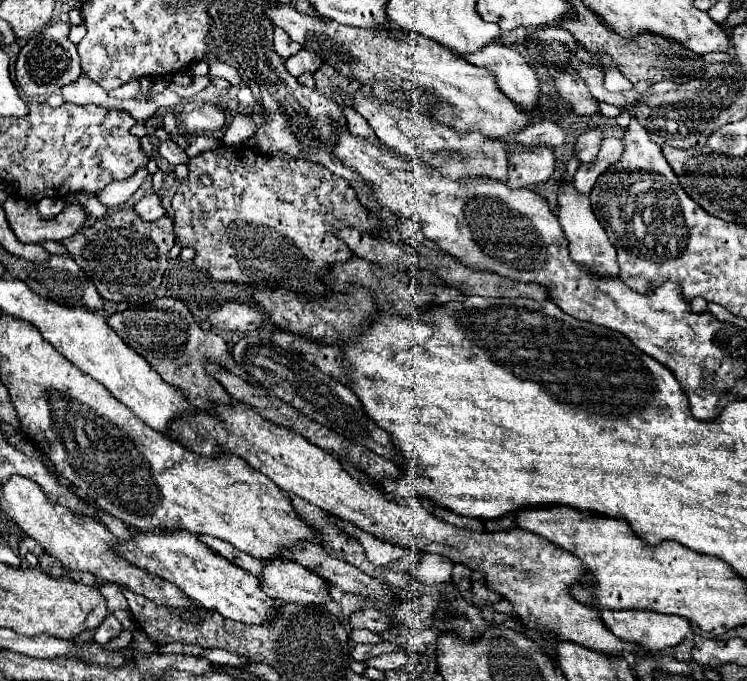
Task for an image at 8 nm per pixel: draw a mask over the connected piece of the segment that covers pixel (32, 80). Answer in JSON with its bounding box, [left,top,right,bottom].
[15,21,81,97]

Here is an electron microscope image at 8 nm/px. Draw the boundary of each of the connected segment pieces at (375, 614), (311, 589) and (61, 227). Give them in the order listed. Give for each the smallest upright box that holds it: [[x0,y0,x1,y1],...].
[[349,609,391,633],[261,559,329,605],[3,197,87,243]]

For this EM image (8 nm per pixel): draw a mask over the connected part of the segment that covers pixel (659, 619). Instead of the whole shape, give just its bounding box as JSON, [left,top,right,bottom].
[601,611,691,651]

